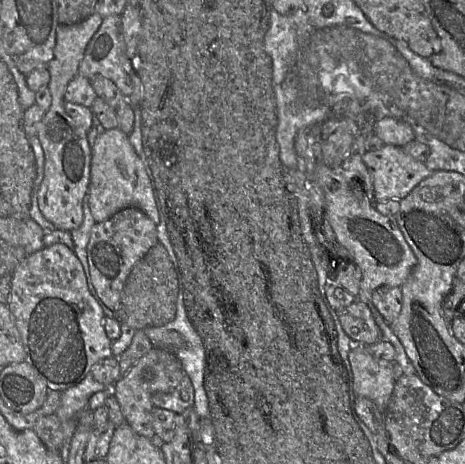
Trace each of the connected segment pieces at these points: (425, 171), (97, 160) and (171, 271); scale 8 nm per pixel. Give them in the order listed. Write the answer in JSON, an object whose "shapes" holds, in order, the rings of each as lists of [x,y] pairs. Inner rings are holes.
{"shapes":[[[[390,144],[366,151],[362,160],[372,179],[375,201],[402,199],[433,172],[402,147]]],[[[119,128],[101,130],[91,144],[90,180],[86,200],[96,223],[109,219],[127,207],[140,209],[156,225],[160,222],[156,192],[128,135]]],[[[159,242],[134,265],[114,310],[114,317],[135,330],[158,327],[170,322],[176,313],[178,277],[166,248]]]]}

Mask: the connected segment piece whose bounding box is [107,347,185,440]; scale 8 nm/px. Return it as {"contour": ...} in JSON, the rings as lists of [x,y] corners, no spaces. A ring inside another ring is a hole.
{"contour":[[[153,347],[138,359],[129,370],[122,375],[111,389],[118,400],[125,421],[139,435],[156,440],[151,422],[151,410],[154,405],[152,396],[155,393],[168,393],[174,390],[185,375],[180,361],[173,351]]]}

